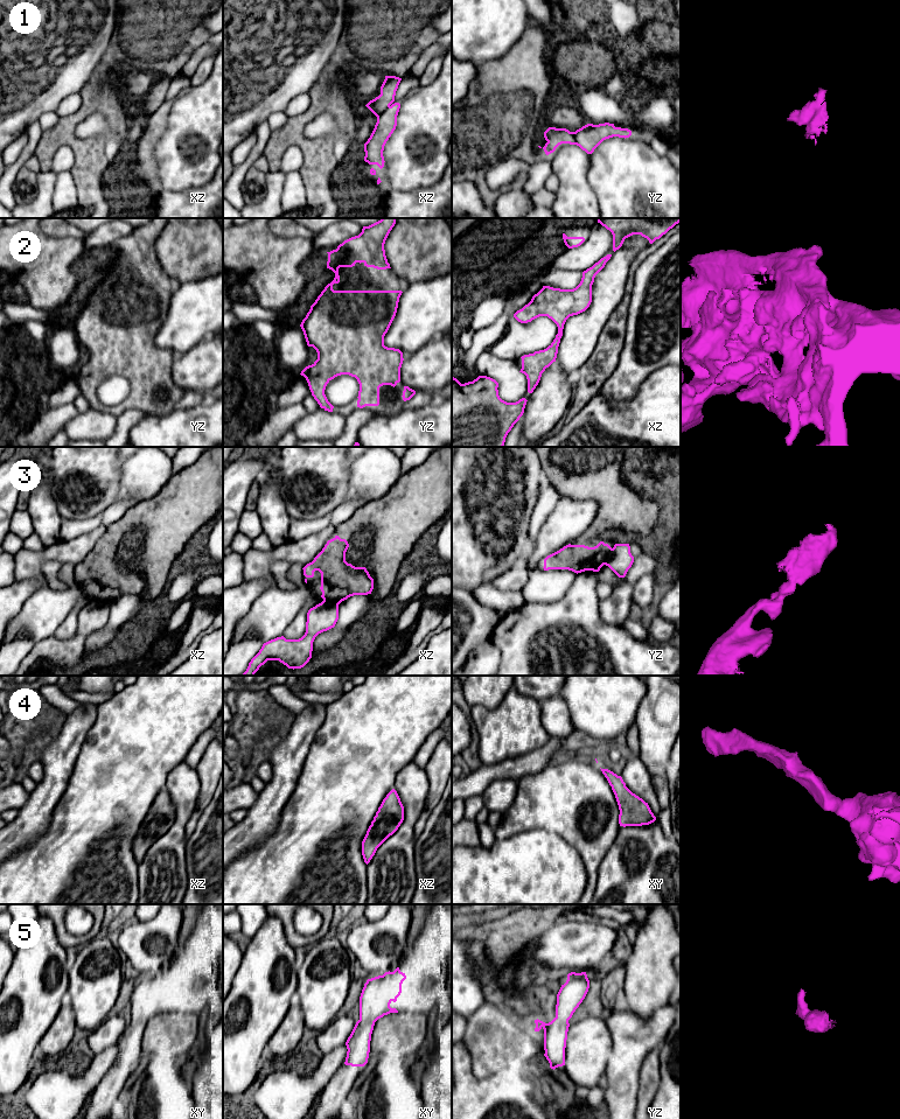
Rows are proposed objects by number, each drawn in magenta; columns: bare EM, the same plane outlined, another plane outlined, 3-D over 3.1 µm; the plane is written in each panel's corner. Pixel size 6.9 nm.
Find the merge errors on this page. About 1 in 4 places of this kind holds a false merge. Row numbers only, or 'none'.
1, 3

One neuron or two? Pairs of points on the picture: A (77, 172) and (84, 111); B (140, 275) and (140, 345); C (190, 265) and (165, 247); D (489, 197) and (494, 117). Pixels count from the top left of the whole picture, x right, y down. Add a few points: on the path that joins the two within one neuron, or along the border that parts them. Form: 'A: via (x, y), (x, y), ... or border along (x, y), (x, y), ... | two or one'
A: via (81, 156), (81, 148), (70, 138), (70, 126) | one
B: via (140, 293), (140, 328) | one
C: via (185, 259), (171, 247) | one
D: via (480, 177), (481, 137) | one

